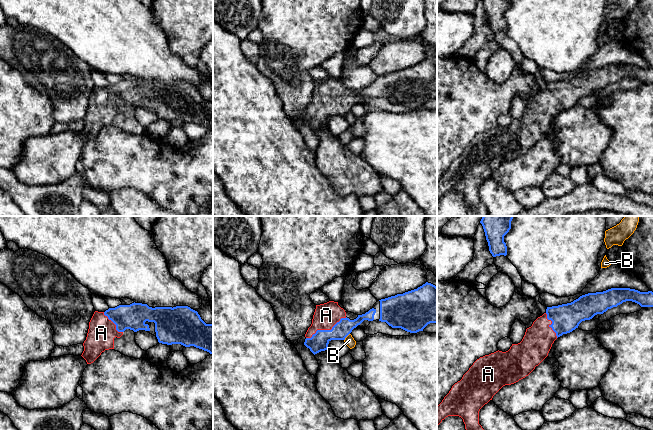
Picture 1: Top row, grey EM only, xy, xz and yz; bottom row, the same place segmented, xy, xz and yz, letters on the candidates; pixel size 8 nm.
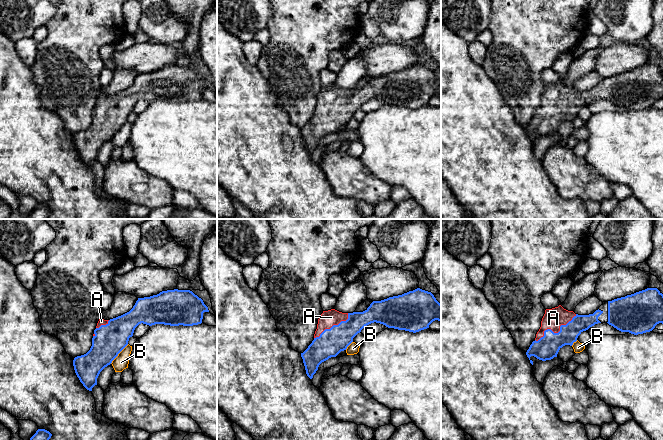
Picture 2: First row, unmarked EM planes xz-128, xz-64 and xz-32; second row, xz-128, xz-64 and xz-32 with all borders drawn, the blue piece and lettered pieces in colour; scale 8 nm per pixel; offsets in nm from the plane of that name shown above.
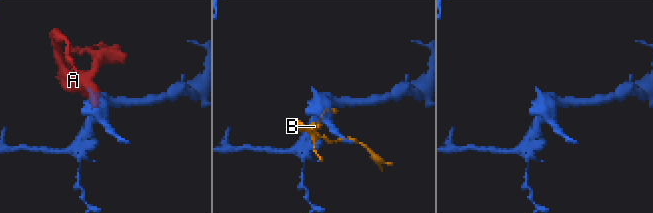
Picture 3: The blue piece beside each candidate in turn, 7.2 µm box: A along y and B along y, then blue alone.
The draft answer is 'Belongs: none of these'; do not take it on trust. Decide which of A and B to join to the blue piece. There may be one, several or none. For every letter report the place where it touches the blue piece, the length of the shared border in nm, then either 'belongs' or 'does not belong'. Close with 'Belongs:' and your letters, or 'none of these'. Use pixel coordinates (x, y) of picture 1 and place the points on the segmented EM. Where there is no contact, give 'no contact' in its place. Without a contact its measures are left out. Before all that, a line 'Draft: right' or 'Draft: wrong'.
Draft: wrong
A: contact xz (326, 330); length 360 nm; belongs
B: contact xz (346, 336); length 80 nm; does not belong
Belongs: A

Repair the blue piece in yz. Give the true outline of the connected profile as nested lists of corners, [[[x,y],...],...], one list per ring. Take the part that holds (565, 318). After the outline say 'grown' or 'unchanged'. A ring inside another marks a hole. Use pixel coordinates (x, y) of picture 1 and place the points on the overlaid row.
[[[611,288],[603,292],[582,295],[571,303],[547,307],[546,312],[526,329],[520,343],[512,344],[506,352],[498,350],[480,357],[473,363],[437,406],[437,427],[446,417],[459,416],[463,419],[466,430],[484,430],[479,424],[479,411],[503,386],[514,384],[528,376],[548,356],[552,344],[558,337],[572,332],[582,321],[590,320],[595,315],[603,314],[626,301],[635,302],[641,307],[653,307],[653,292]]]; grown

